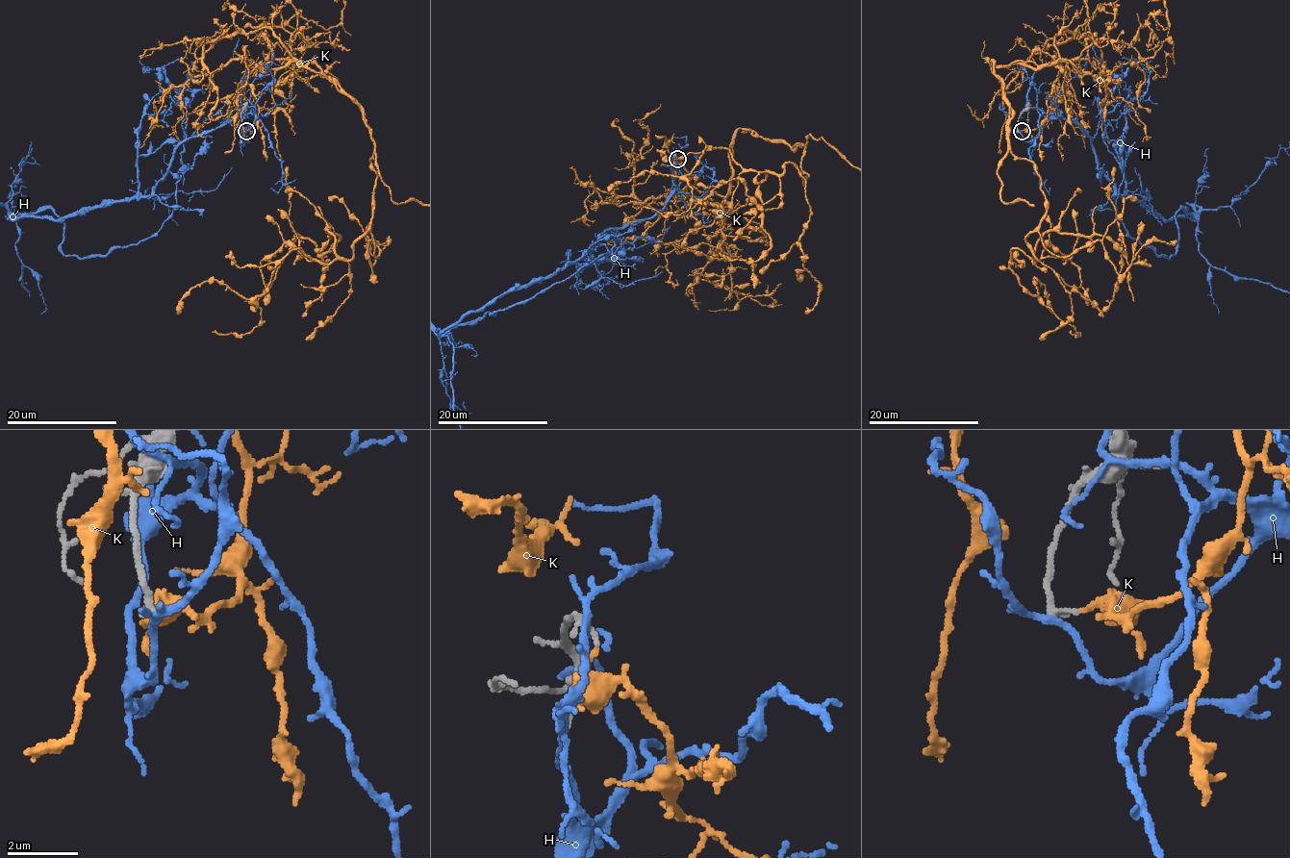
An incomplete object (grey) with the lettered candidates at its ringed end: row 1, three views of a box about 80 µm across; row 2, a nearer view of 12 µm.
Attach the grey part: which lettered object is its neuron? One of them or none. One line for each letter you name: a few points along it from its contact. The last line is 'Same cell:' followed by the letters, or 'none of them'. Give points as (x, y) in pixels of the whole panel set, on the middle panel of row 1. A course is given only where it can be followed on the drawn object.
Same cell: none of them

